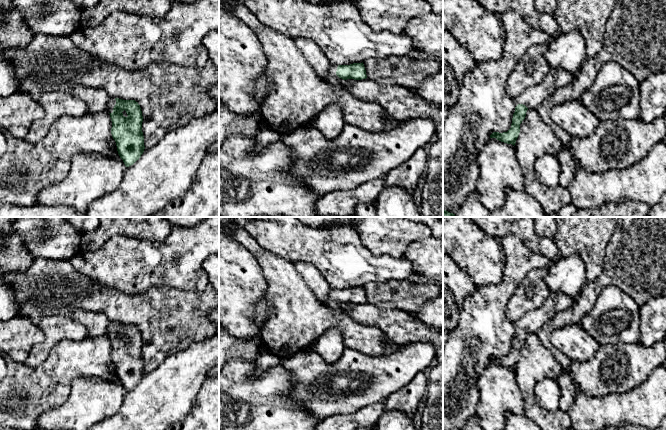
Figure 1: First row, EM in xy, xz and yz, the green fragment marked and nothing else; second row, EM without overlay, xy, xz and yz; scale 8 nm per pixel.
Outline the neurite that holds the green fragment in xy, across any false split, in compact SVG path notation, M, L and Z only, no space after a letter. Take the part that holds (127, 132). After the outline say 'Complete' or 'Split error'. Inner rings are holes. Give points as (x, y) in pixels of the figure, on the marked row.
M110 98L106 111L112 121L111 134L126 167L133 165L144 152L143 116L135 100Z. Split error

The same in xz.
M353 63L350 65L335 65L332 64L328 71L328 76L326 81L332 83L335 86L339 86L338 81L340 79L354 79L354 80L362 80L366 79L366 70L362 63Z. Split error

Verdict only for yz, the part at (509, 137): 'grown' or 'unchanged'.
grown

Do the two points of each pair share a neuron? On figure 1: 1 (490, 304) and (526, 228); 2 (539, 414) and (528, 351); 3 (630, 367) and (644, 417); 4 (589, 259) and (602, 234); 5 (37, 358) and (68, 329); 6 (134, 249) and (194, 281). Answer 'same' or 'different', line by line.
1: different
2: same
3: different
4: same
5: same
6: same

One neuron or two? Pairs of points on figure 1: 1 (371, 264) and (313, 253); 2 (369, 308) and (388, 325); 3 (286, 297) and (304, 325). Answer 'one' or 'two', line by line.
1: one
2: one
3: one

